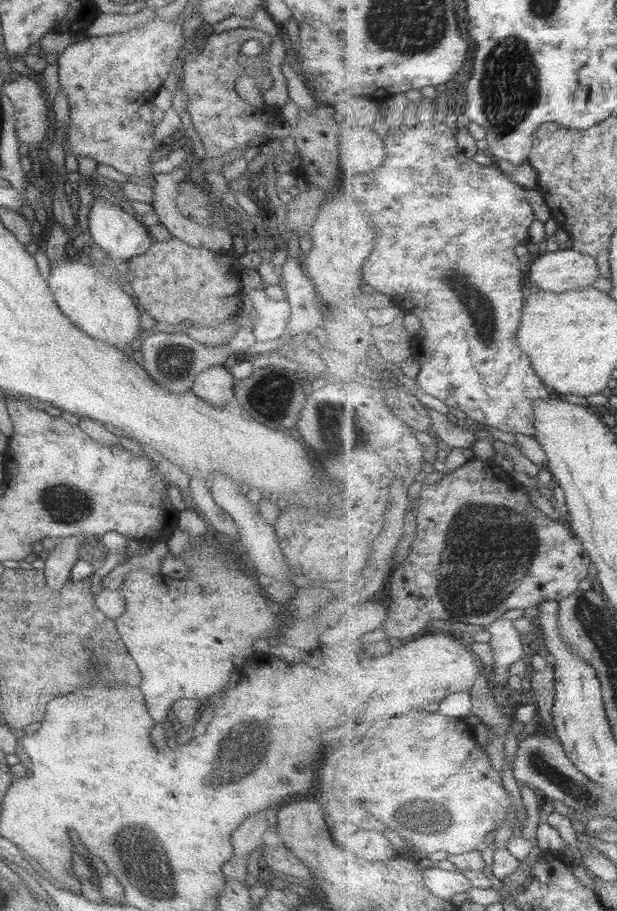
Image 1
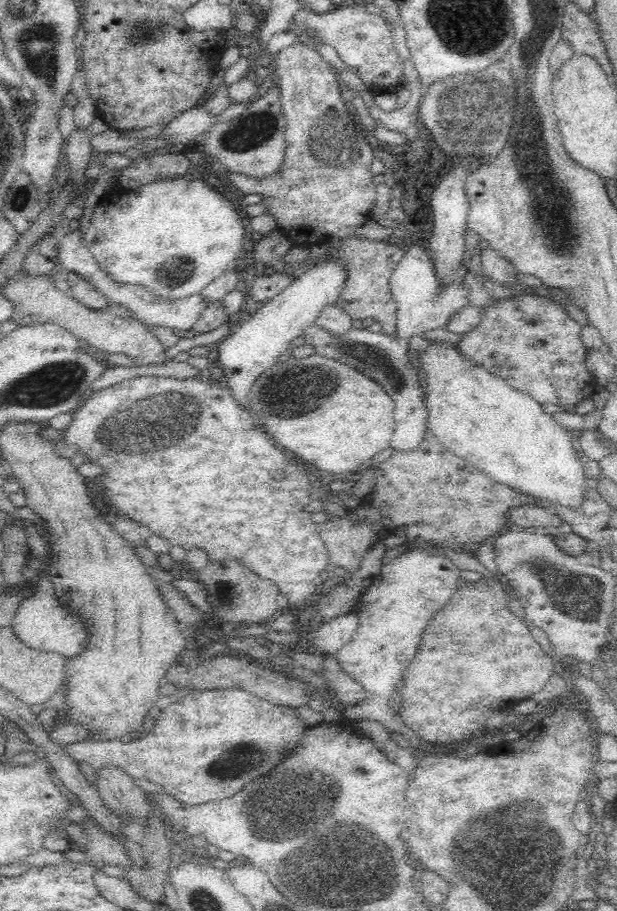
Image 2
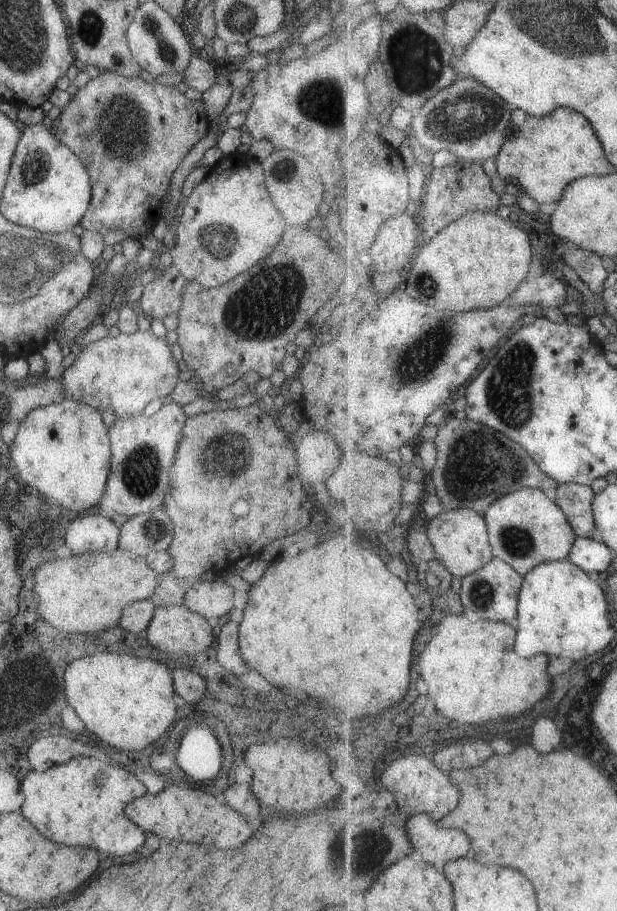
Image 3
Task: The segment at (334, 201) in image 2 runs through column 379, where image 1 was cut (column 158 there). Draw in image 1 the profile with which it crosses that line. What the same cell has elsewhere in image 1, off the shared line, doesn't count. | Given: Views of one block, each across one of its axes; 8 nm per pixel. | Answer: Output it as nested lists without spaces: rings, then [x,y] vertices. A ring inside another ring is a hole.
[[[173,236],[167,241],[154,240],[143,254],[127,261],[135,303],[156,323],[188,323],[197,328],[217,328],[227,324],[238,316],[242,302],[237,272],[225,268],[221,262],[226,254],[231,251],[193,247]]]

